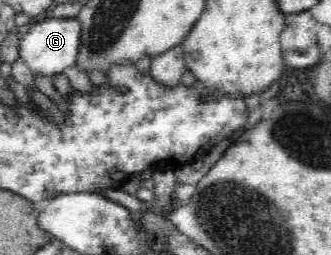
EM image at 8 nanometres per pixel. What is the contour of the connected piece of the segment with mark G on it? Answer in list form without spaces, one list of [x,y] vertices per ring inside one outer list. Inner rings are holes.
[[[77,17],[48,18],[33,25],[29,32],[22,36],[19,44],[19,57],[31,74],[40,74],[52,78],[54,74],[61,74],[66,68],[76,64],[78,48],[80,46],[81,25]]]

